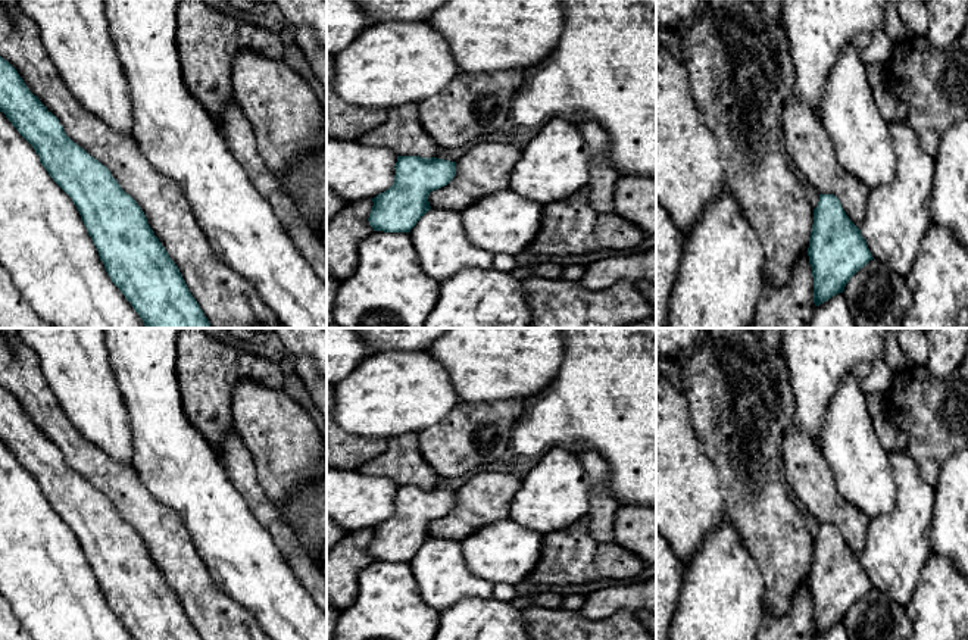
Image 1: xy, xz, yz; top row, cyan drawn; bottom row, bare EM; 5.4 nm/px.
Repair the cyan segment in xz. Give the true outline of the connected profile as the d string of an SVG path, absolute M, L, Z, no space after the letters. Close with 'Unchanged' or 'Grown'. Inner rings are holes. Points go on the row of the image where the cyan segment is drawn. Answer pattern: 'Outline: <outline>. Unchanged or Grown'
Outline: M397 156L393 185L372 199L369 225L374 231L410 232L431 209L431 191L447 185L456 175L456 162Z. Unchanged

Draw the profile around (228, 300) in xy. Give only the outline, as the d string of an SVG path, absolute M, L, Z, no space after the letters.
M0 0L0 56L18 71L29 91L59 119L65 134L104 165L121 188L137 202L212 328L282 328L256 288L213 255L179 185L146 159L134 135L113 131L74 99L47 54L35 24L19 10L15 0Z

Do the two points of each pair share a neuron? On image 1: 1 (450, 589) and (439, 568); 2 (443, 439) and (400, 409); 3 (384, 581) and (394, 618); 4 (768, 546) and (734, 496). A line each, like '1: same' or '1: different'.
1: same
2: different
3: same
4: same

